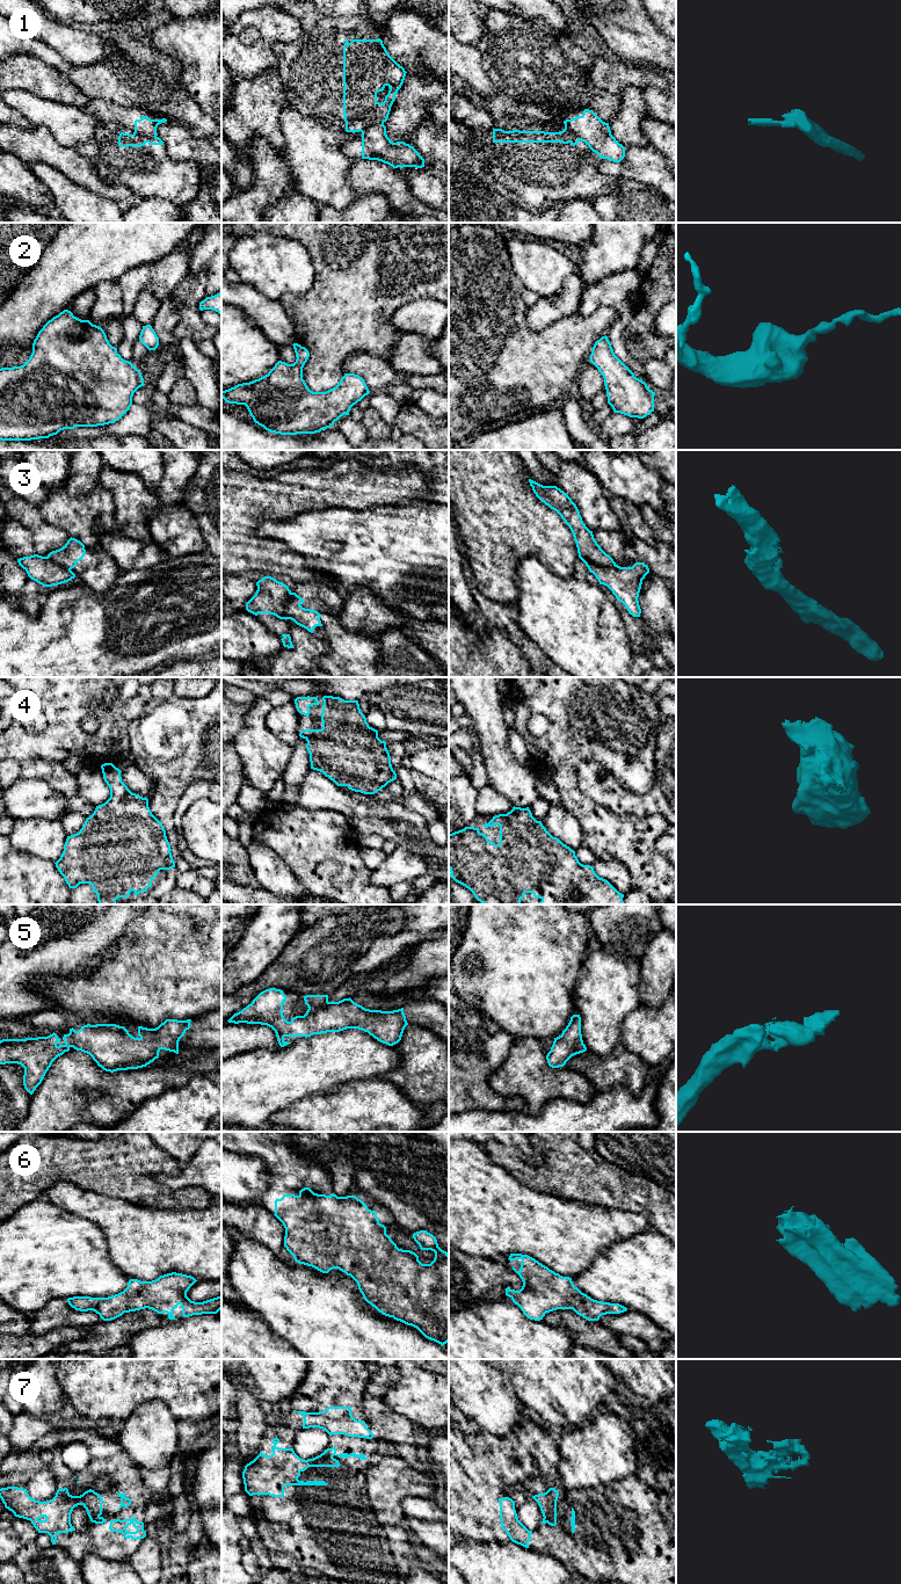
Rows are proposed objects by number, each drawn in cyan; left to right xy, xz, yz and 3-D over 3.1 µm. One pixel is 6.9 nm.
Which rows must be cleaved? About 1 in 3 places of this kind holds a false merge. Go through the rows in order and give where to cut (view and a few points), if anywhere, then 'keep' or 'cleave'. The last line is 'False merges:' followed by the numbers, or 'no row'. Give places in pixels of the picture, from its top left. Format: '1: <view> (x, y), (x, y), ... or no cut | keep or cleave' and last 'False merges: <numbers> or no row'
1: xy (133, 133), (155, 137) | cleave
2: no cut | keep
3: yz (580, 557), (603, 566), (615, 565) | cleave
4: no cut | keep
5: no cut | keep
6: no cut | keep
7: no cut | keep
False merges: 1, 3

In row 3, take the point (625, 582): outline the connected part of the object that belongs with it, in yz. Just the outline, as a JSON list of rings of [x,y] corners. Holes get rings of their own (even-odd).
[[[580,558],[589,572],[598,580],[600,584],[606,586],[617,601],[622,602],[633,617],[640,617],[639,593],[642,580],[649,573],[649,568],[644,562],[635,562],[632,567],[603,567],[591,564]]]

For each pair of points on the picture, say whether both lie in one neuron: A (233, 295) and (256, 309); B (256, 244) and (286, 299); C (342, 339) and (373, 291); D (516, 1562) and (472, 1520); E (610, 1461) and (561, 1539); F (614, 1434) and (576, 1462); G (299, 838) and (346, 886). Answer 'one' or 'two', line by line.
A: one
B: two
C: one
D: two
E: two
F: one
G: one

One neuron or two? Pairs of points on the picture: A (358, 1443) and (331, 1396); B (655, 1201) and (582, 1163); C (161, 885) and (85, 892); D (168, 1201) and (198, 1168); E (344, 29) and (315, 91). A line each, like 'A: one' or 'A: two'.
A: one
B: one
C: one
D: two
E: one

